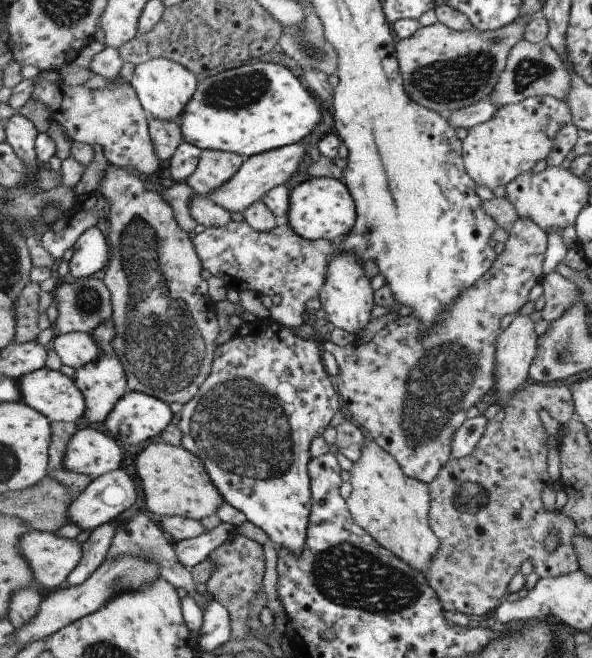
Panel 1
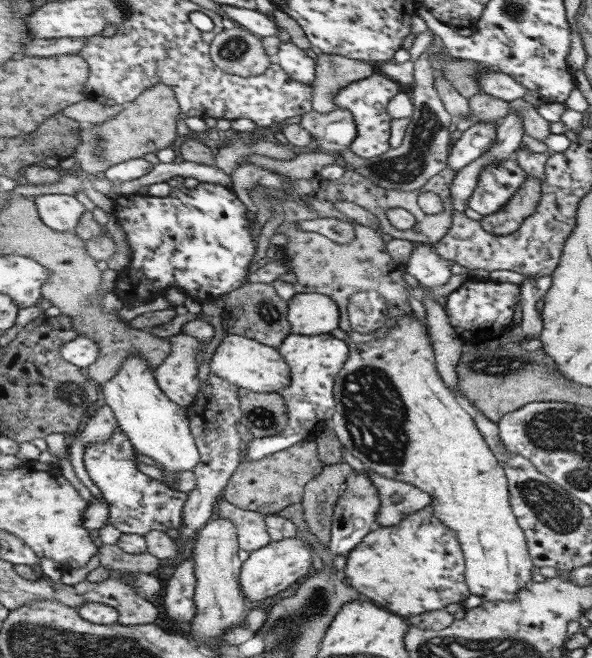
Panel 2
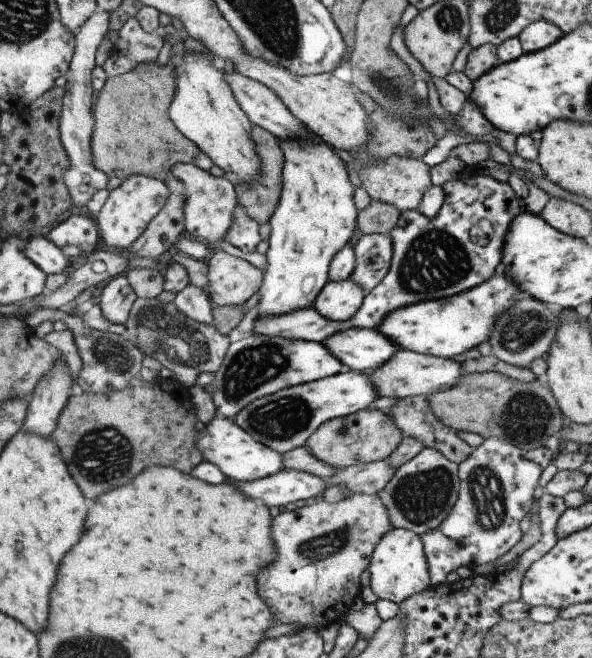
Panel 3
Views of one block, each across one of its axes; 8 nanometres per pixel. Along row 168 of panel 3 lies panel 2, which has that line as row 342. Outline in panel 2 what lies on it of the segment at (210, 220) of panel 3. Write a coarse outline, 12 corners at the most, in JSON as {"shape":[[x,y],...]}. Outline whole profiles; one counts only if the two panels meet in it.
{"shape":[[171,337],[159,386],[188,409],[200,395],[197,338]]}

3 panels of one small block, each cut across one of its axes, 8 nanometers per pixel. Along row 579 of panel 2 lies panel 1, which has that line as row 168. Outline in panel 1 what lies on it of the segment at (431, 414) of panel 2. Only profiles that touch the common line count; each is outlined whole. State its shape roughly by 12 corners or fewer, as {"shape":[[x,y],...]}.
{"shape":[[571,104],[499,108],[463,141],[479,186],[506,187],[549,156]]}

